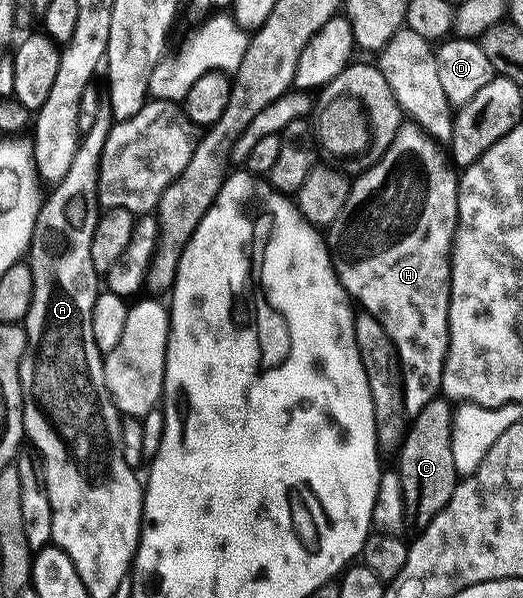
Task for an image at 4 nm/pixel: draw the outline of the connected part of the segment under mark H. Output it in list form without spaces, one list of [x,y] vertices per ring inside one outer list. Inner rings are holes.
[[[416,124],[402,125],[401,131],[395,136],[395,140],[383,152],[381,159],[372,166],[362,169],[361,174],[356,179],[352,179],[349,195],[335,220],[327,228],[327,245],[331,251],[333,259],[333,271],[337,273],[337,278],[345,293],[350,299],[361,301],[360,309],[366,314],[375,316],[379,324],[391,336],[391,340],[397,349],[397,360],[401,363],[401,373],[403,375],[403,385],[405,388],[405,412],[412,416],[418,414],[426,404],[441,394],[441,377],[445,367],[445,358],[449,354],[449,275],[451,273],[451,255],[453,253],[453,233],[457,231],[457,184],[459,174],[451,165],[450,159],[441,150],[434,139],[430,138],[420,126]]]

